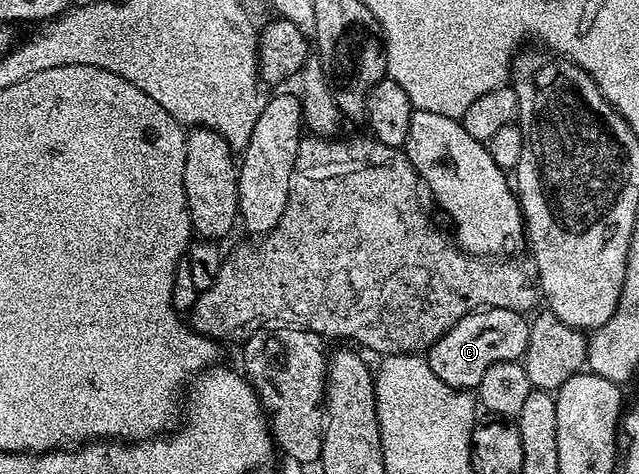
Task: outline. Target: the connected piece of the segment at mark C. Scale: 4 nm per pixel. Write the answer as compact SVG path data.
M487 307L471 312L463 317L434 347L430 347L427 358L431 369L435 369L435 377L439 377L447 385L458 389L476 389L479 381L483 381L483 373L496 363L511 363L520 360L527 349L530 320L522 312L511 309L495 309Z

